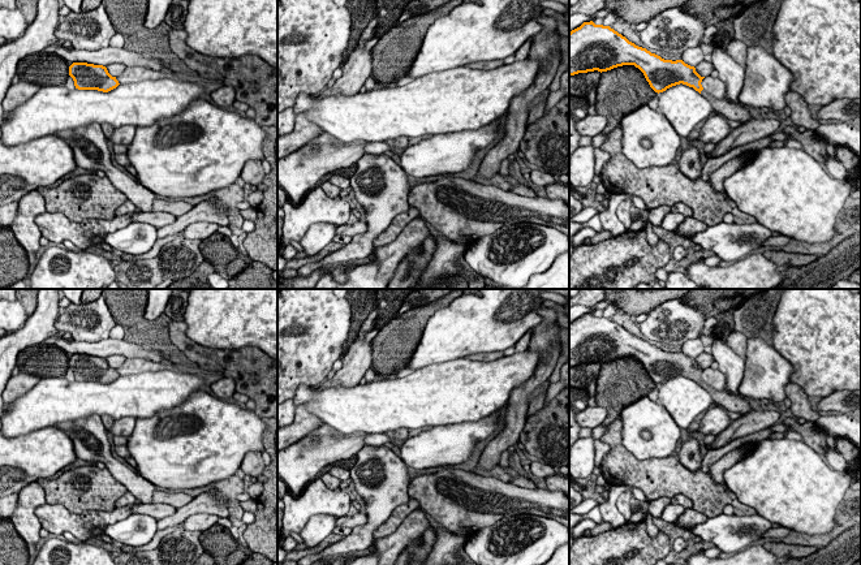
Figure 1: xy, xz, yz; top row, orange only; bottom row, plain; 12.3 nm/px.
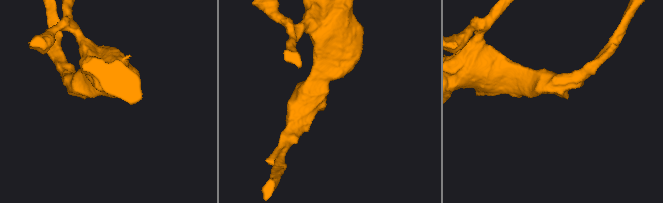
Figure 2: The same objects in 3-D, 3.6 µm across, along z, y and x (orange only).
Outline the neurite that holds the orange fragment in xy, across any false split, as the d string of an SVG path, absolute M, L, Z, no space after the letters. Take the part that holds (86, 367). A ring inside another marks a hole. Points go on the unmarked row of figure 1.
M73 354L69 358L69 367L73 370L74 378L78 381L108 384L120 376L116 368L112 368L103 357Z

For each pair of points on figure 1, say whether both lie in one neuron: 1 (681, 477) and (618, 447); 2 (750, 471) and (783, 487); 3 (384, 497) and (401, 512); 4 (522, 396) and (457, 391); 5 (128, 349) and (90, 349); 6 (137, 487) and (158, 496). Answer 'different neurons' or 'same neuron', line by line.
1: same neuron
2: same neuron
3: different neurons
4: different neurons
5: same neuron
6: different neurons

